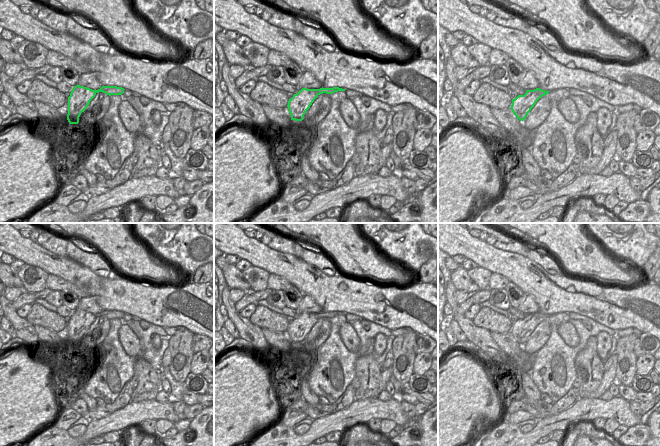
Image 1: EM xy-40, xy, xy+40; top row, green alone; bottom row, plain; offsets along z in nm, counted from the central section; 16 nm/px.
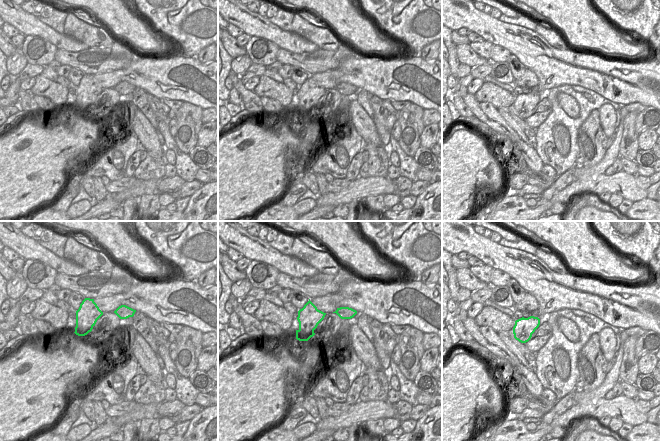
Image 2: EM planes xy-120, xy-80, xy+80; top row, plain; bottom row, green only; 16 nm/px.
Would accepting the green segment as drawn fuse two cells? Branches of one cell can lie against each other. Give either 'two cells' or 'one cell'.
one cell

